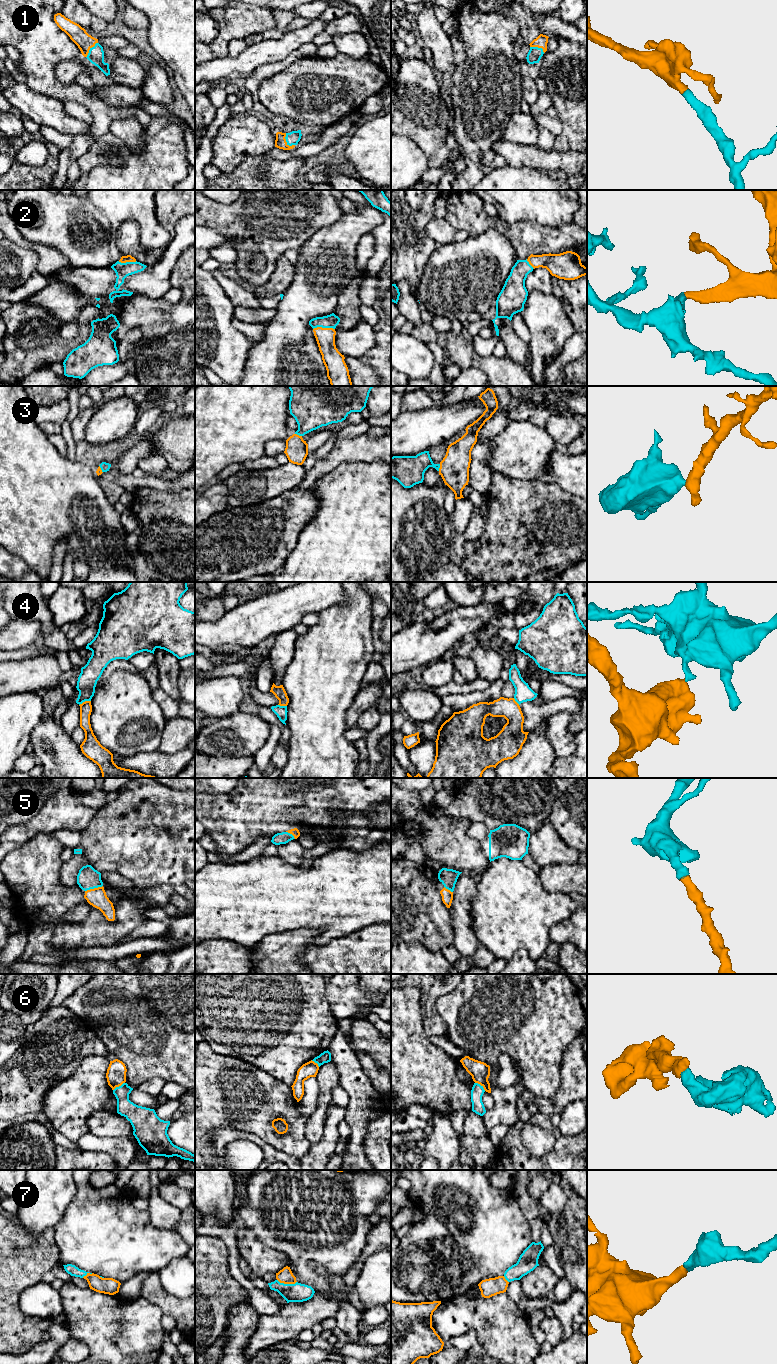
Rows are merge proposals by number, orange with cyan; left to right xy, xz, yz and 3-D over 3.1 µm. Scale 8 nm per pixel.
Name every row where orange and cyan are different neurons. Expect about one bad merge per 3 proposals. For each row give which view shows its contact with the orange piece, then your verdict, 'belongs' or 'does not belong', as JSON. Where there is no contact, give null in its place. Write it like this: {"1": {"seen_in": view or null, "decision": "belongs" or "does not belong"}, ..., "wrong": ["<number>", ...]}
{"1": {"seen_in": "xz", "decision": "belongs"}, "2": {"seen_in": "xz", "decision": "belongs"}, "3": {"seen_in": "xz", "decision": "belongs"}, "4": {"seen_in": "xy", "decision": "does not belong"}, "5": {"seen_in": "xy", "decision": "belongs"}, "6": {"seen_in": "yz", "decision": "does not belong"}, "7": {"seen_in": "xz", "decision": "belongs"}, "wrong": ["4", "6"]}

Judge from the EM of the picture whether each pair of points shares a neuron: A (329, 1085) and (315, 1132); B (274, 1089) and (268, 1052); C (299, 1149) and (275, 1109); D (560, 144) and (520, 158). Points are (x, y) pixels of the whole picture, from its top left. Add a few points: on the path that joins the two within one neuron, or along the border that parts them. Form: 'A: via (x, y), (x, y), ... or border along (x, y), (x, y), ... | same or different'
A: via (325, 1097), (317, 1120) | same
B: border along (252, 1063), (290, 1086) | different
C: via (296, 1138), (296, 1124), (286, 1114) | same
D: border along (553, 148), (576, 151) | different

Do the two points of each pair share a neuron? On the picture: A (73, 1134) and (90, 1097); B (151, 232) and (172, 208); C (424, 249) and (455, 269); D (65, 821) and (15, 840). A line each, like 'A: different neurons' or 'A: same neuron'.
A: same neuron
B: different neurons
C: different neurons
D: same neuron

